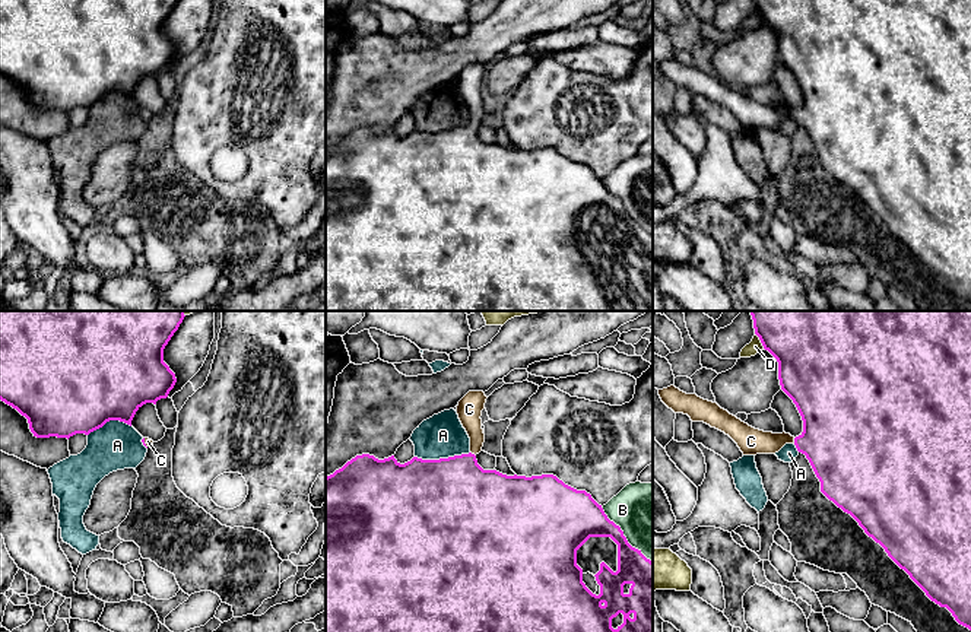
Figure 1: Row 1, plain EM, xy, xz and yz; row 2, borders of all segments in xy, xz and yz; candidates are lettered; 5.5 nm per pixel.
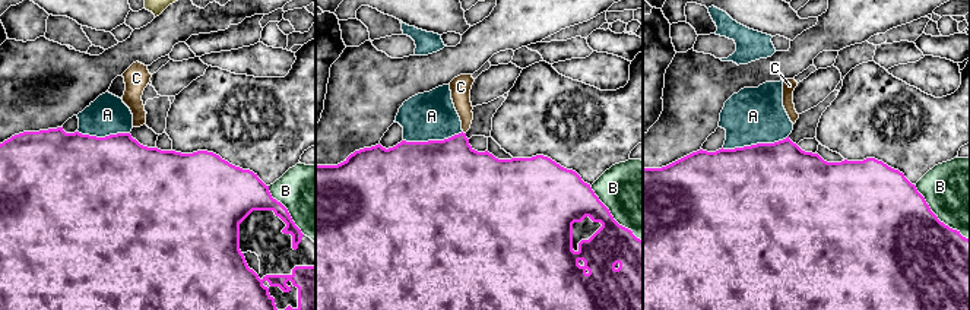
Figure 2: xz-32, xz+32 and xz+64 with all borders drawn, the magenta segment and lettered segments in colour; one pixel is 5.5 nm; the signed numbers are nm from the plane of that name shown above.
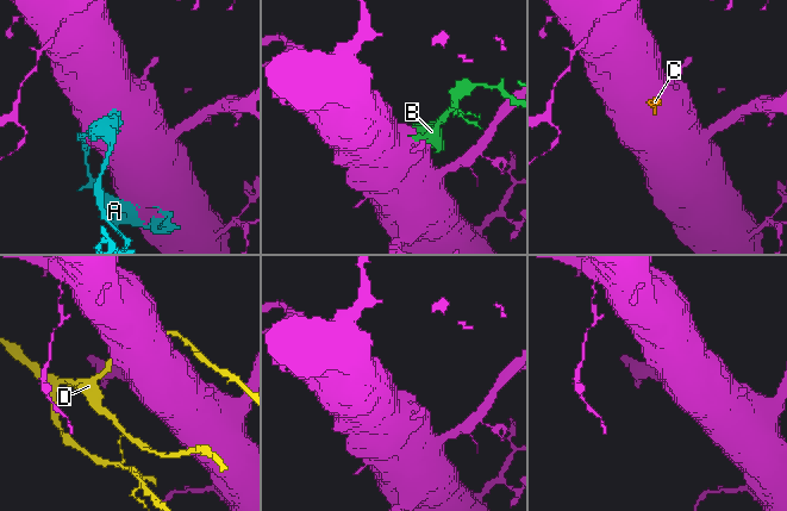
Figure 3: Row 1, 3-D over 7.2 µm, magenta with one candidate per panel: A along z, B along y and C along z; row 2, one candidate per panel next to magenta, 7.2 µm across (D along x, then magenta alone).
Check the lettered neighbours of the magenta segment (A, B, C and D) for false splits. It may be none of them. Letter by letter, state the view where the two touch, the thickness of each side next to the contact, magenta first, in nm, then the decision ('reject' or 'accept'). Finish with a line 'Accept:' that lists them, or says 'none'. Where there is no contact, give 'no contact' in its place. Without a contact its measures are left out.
A: meets magenta in xz; 500 nm thick on the magenta side, 240 nm on the other; reject
B: meets magenta in xz; 220 nm thick on the magenta side, 360 nm on the other; reject
C: meets magenta in xz; 420 nm thick on the magenta side, 140 nm on the other; accept
D: meets magenta in yz; 500 nm thick on the magenta side, 80 nm on the other; reject
Accept: C

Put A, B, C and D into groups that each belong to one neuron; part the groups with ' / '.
A / B / C / D

